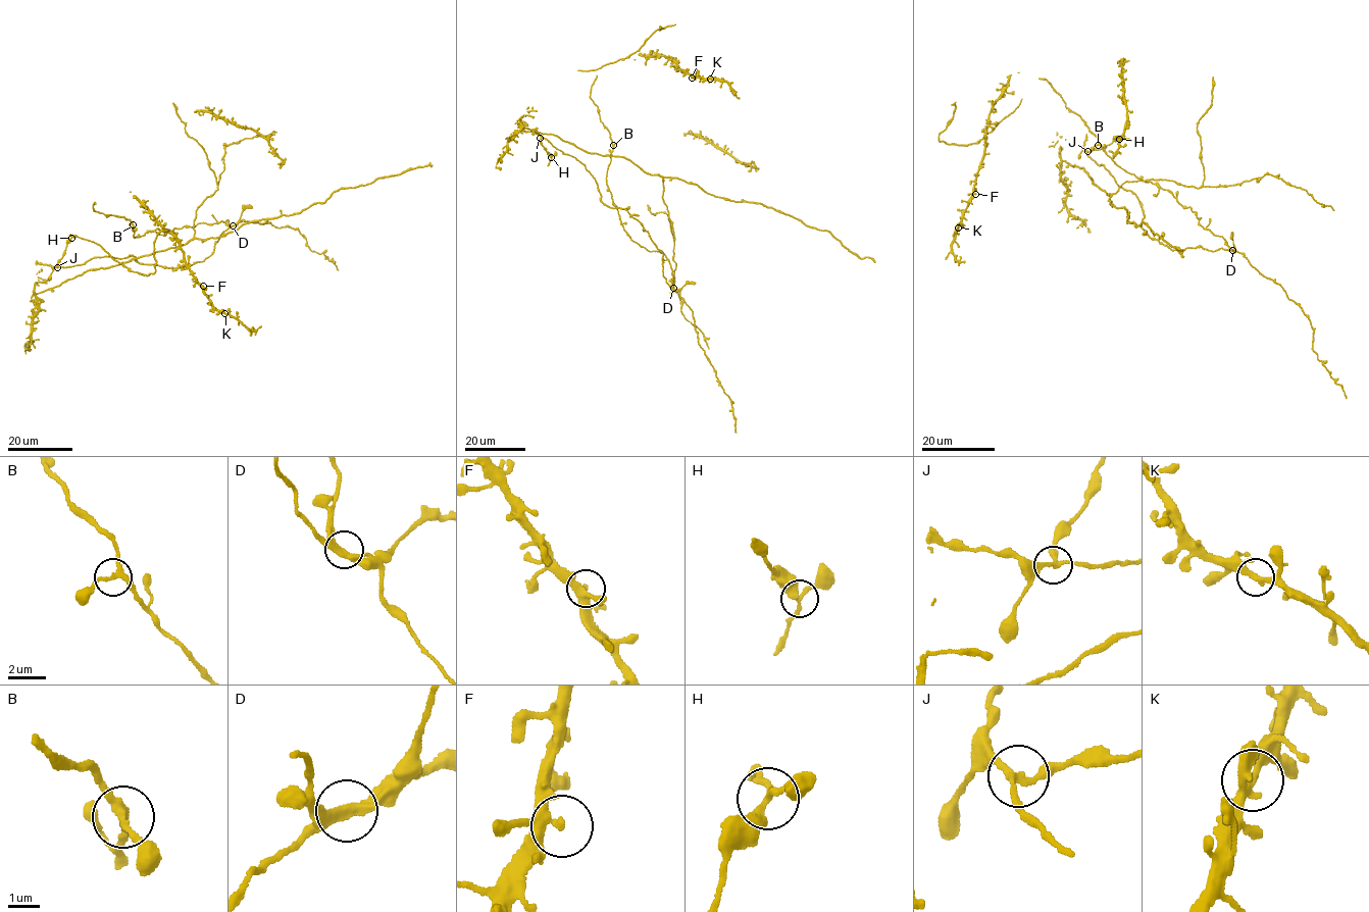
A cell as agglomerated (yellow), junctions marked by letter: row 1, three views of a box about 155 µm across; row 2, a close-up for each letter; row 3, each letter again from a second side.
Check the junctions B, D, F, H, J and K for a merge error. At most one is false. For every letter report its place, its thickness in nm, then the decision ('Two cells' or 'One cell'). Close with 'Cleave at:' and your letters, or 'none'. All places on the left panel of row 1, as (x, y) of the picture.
B: Place: (133, 224). Thickness 220 nm. One cell
D: Place: (233, 225). Thickness 280 nm. One cell
F: Place: (203, 286). Thickness 280 nm. One cell
H: Place: (71, 238). Thickness 240 nm. One cell
J: Place: (57, 267). Thickness 200 nm. One cell
K: Place: (224, 313). Thickness 240 nm. One cell
Cleave at: none

